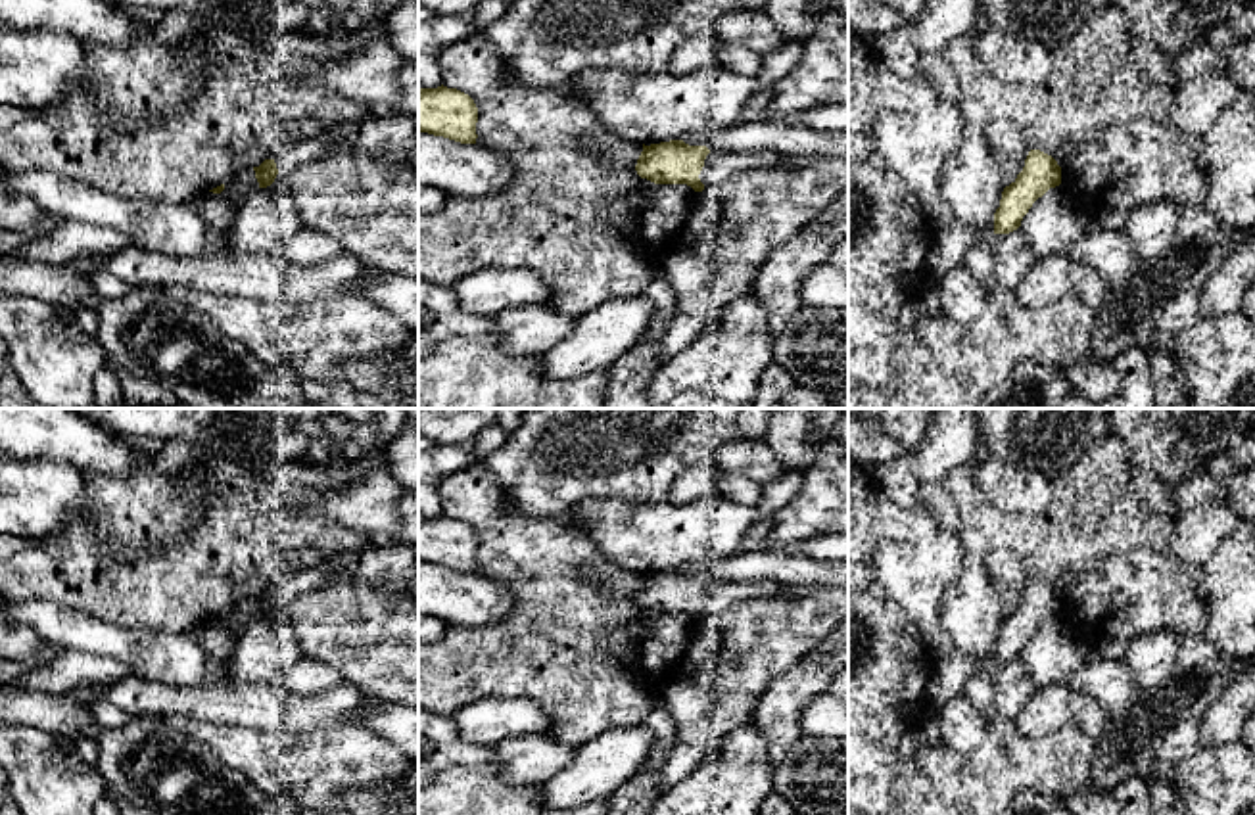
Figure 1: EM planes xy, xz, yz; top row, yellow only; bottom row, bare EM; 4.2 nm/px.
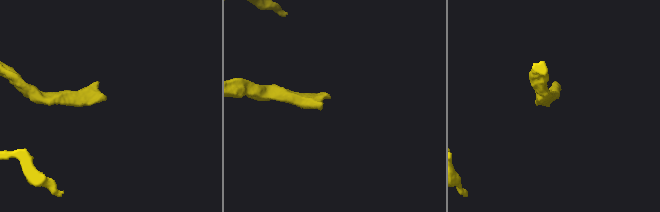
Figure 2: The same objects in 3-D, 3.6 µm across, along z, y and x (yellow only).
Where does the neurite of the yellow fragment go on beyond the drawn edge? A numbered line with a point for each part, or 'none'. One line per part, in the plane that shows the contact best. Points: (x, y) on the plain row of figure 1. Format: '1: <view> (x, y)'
1: xz (718, 595)

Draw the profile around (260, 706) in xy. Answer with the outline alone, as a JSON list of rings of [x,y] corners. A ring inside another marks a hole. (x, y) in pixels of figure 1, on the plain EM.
[[[134,675],[107,683],[94,692],[134,717],[184,715],[259,733],[363,725],[372,700],[347,683],[315,696],[297,696],[278,685],[242,679],[180,688]]]

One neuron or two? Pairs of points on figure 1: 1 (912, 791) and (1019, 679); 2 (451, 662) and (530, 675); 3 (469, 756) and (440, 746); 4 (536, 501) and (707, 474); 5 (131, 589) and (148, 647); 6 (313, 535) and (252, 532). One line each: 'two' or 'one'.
1: two
2: one
3: one
4: two
5: two
6: one

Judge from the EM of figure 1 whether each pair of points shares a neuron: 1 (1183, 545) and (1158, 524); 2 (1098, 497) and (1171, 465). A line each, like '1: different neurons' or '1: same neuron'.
1: different neurons
2: different neurons

